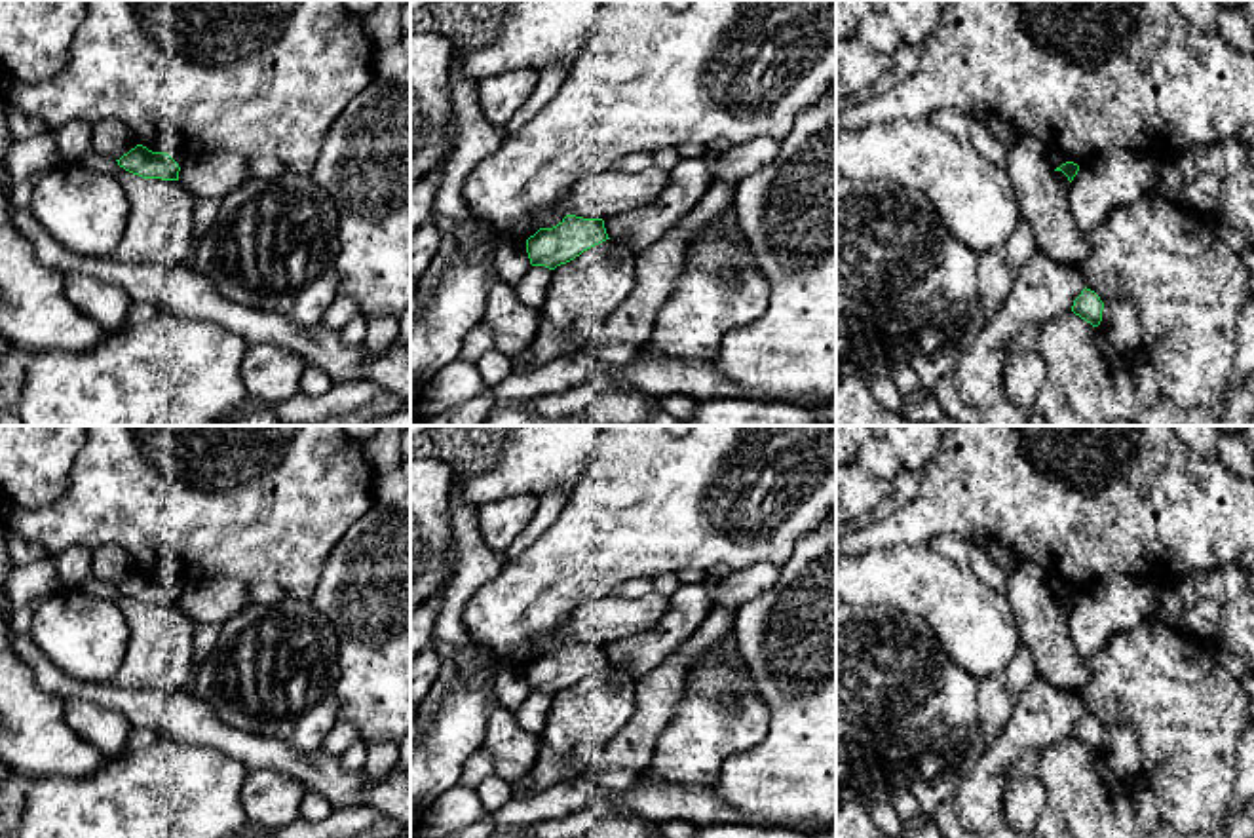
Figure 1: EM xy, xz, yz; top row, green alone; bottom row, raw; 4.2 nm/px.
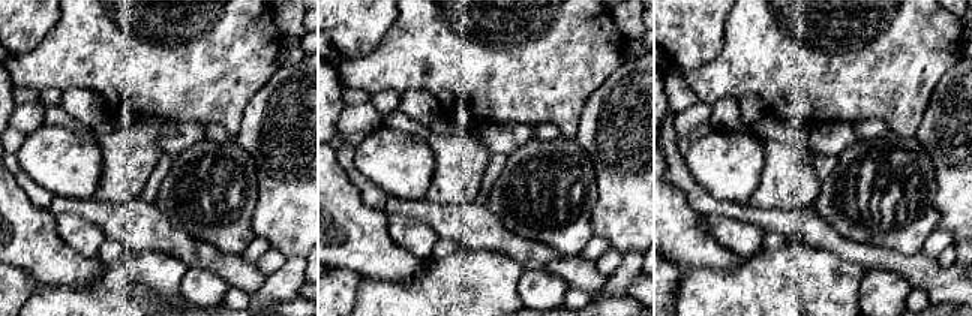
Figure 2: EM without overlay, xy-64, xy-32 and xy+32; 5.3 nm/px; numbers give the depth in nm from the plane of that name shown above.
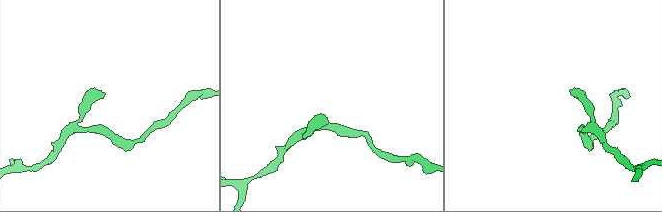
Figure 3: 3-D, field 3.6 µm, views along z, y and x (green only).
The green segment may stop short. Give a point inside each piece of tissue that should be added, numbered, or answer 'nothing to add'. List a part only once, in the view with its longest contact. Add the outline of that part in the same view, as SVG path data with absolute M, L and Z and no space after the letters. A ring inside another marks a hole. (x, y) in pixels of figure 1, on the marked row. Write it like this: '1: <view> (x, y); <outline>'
nothing to add

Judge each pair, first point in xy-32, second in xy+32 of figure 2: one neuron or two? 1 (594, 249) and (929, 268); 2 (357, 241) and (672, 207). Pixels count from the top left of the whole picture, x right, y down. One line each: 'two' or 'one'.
1: two
2: one

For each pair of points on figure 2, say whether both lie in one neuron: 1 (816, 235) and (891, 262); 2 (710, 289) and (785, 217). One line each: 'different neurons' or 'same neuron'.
1: same neuron
2: different neurons

